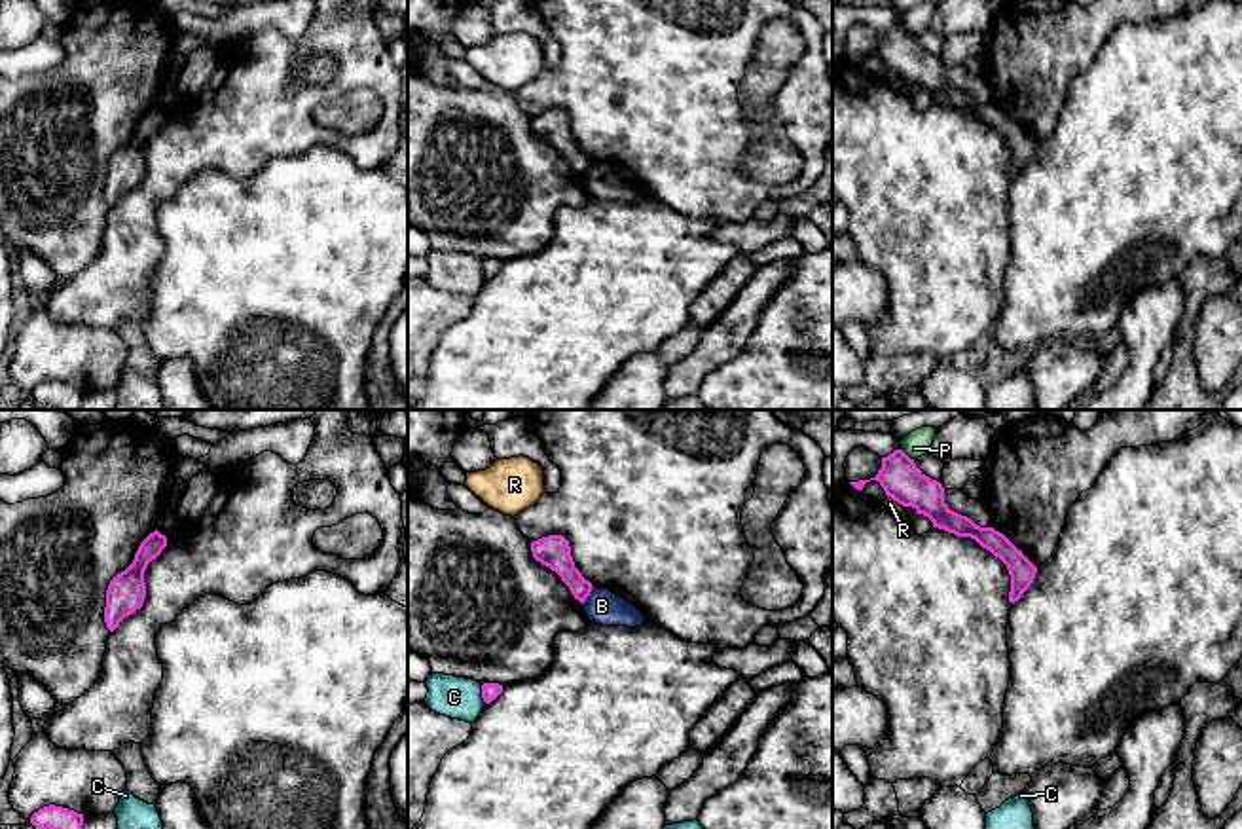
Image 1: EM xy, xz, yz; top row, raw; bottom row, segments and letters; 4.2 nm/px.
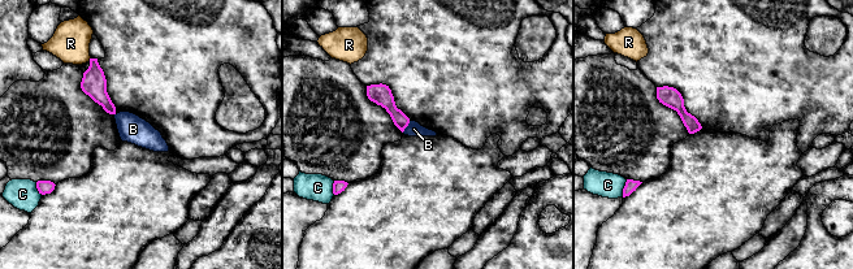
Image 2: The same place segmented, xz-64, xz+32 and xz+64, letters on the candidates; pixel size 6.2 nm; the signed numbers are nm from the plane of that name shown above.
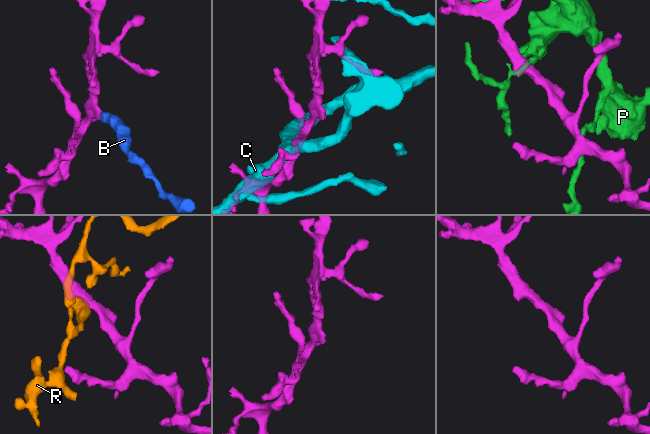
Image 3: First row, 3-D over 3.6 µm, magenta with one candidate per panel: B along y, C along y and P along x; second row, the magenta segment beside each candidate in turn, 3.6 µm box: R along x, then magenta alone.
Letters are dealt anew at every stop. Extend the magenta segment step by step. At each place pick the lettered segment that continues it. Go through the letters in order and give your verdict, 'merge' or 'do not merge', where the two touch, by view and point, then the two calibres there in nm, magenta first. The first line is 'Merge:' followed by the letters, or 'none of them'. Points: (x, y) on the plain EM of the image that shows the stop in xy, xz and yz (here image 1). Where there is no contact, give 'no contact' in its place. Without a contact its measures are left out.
Merge: none of them
B: do not merge | xz (588, 169) | 140/150 nm
C: do not merge | xz (482, 270) | 80/180 nm
P: do not merge | yz (905, 29) | 170/110 nm
R: do not merge | yz (894, 74) | 170/50 nm

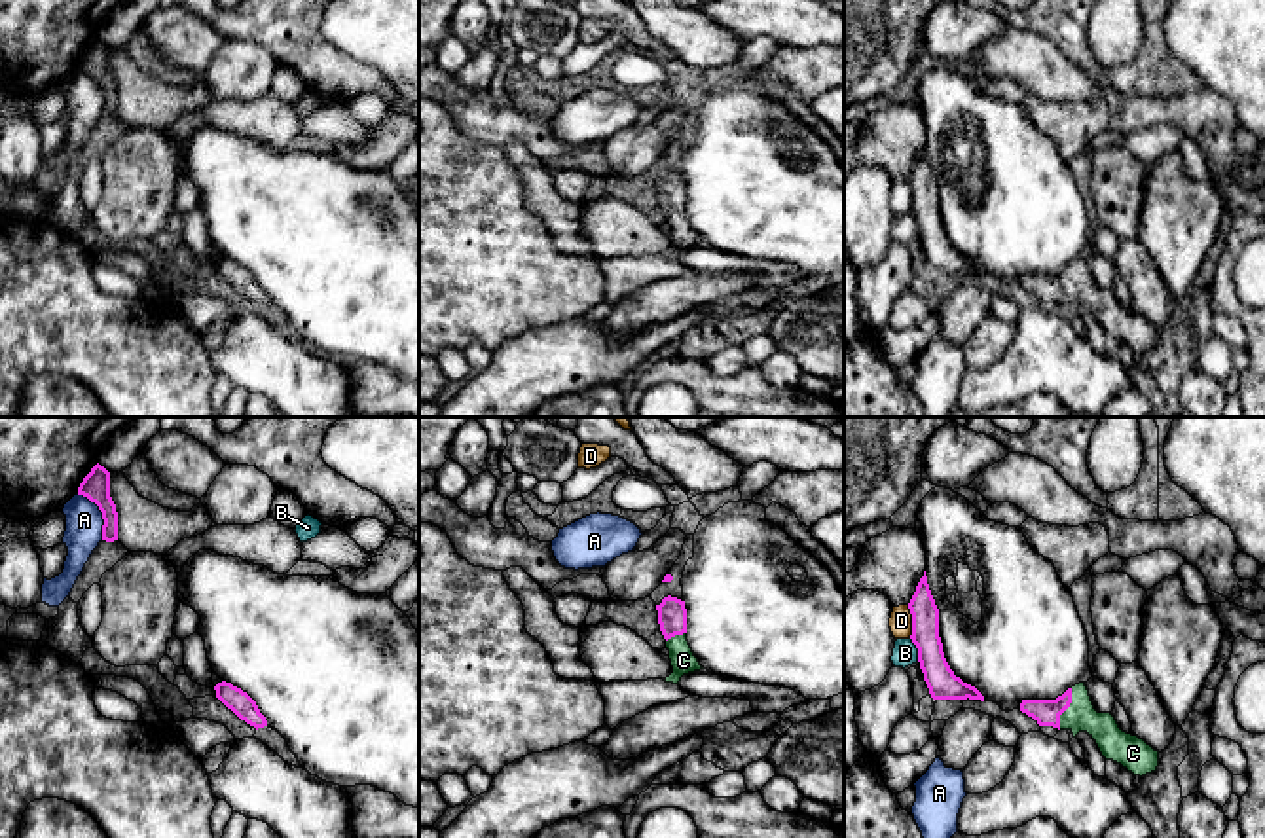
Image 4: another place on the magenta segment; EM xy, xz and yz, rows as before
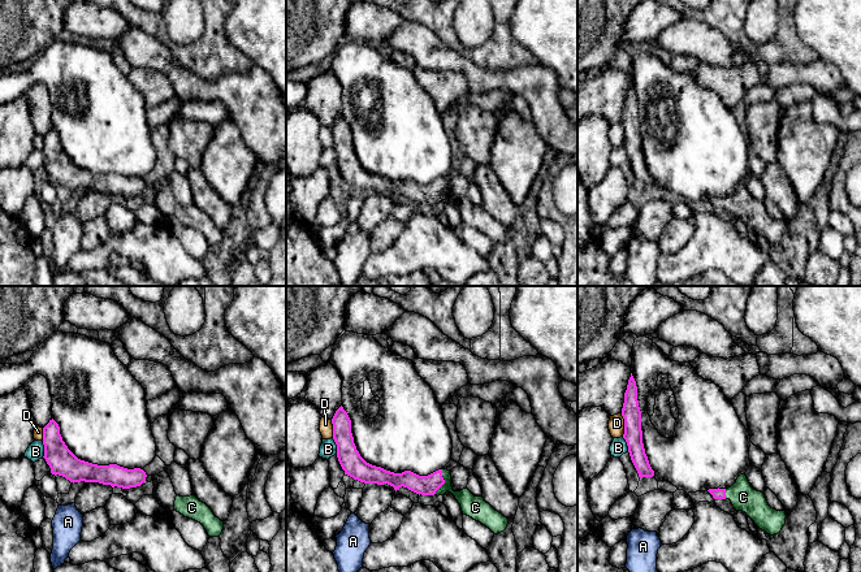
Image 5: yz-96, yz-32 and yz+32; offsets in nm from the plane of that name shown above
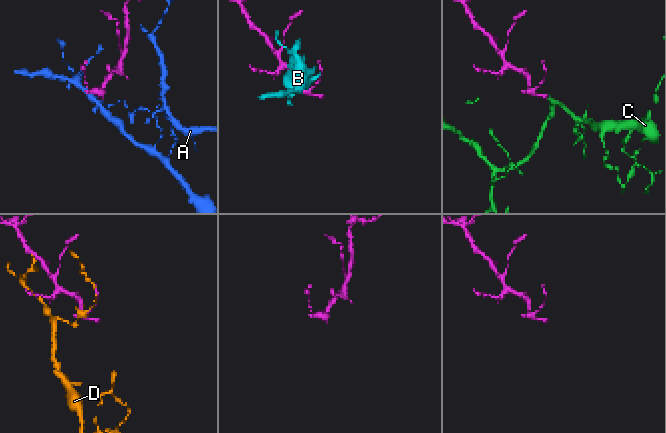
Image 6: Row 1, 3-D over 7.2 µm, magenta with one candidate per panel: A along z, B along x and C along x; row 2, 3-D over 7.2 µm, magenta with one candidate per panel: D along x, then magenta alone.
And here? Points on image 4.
Merge: C
A: do not merge | xy (101, 86) | 120/160 nm
B: do not merge | yz (916, 222) | 130/110 nm
C: merge | yz (1066, 283) | 110/130 nm
D: do not merge | yz (913, 198) | 120/100 nm

